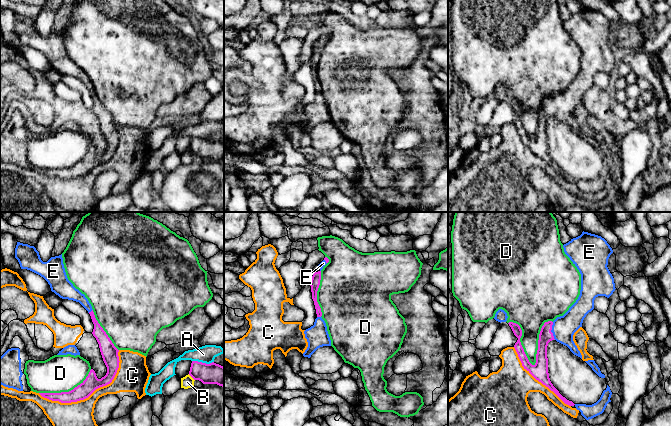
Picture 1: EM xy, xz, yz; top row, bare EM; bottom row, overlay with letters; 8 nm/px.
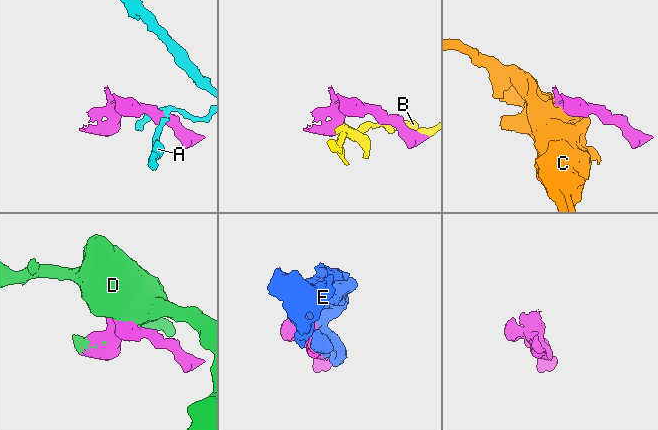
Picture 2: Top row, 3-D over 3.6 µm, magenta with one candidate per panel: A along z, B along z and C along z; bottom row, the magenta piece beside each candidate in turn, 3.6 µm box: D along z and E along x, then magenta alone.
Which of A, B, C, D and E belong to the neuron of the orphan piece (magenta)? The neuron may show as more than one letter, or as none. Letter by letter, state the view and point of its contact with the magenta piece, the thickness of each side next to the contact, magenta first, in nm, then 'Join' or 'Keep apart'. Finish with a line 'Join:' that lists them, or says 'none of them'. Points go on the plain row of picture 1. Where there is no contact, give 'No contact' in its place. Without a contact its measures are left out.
A: Touches magenta at xy (203, 139). Thickness 170 nm (magenta) against 140 nm. Keep apart
B: Touches magenta at xy (191, 152). Thickness 170 nm (magenta) against 100 nm. Keep apart
C: Touches magenta at xy (90, 170). Thickness 120 nm (magenta) against 280 nm. Keep apart
D: Touches magenta at yz (538, 116). Thickness 140 nm (magenta) against 300 nm. Keep apart
E: Touches magenta at yz (550, 107). Thickness 110 nm (magenta) against 190 nm. Join
Join: E

